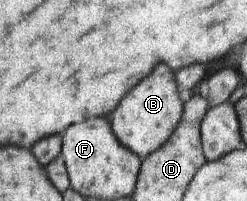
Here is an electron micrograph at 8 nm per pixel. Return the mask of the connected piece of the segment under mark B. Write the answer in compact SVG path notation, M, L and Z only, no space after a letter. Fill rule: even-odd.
M158 64L154 72L136 84L136 92L116 108L116 116L112 116L111 128L118 140L134 152L142 162L146 156L159 150L172 135L180 123L183 114L183 103L179 98L177 85L174 84L174 74L166 64Z

